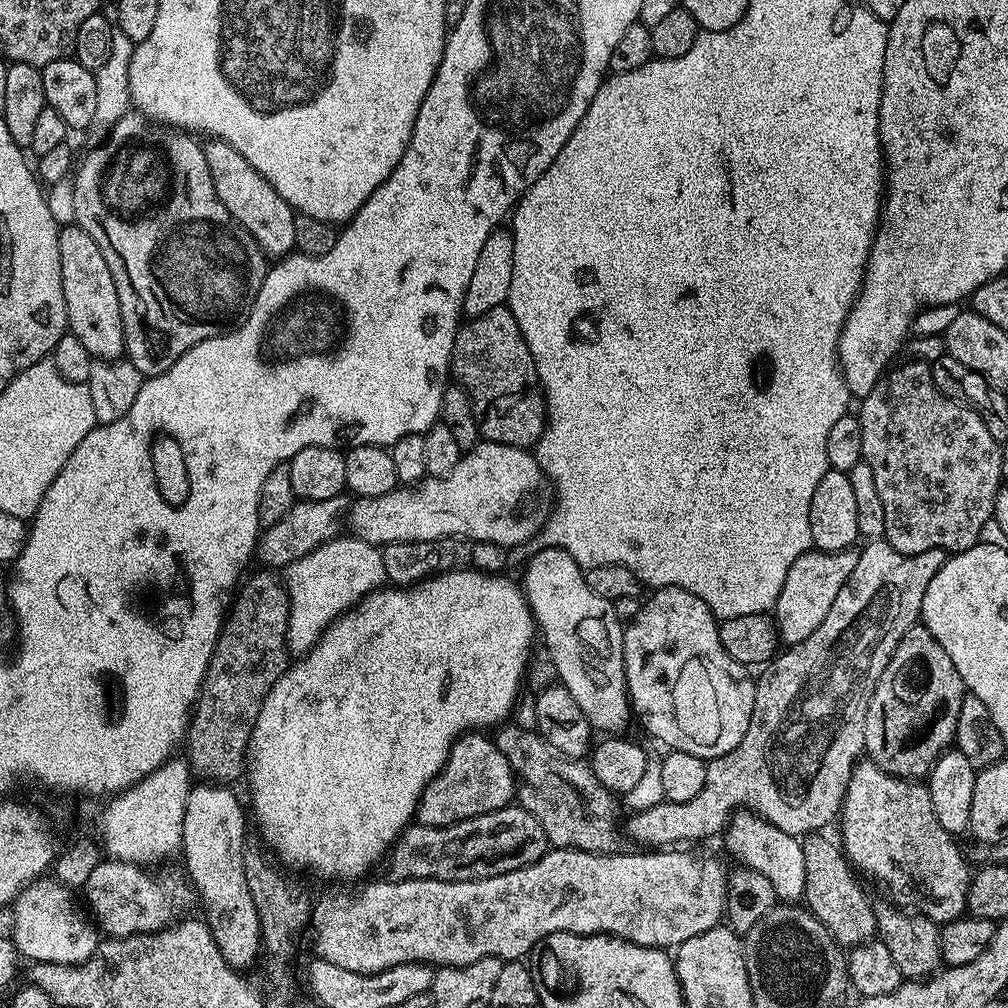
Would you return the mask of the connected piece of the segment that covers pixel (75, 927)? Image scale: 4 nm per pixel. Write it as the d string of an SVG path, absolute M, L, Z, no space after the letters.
M41 878L21 890L16 897L10 908L13 920L10 938L25 961L38 964L81 964L96 953L96 947L102 943L101 933L86 915L85 909L76 905L72 895L73 889L59 880Z

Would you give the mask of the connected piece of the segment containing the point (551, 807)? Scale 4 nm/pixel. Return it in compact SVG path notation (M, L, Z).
M505 722L495 732L498 750L506 754L512 773L516 775L515 799L519 807L538 818L552 848L577 848L583 852L621 851L621 829L619 832L615 822L604 812L588 813L579 790L556 769L557 753L552 751L539 731L522 728L515 722Z

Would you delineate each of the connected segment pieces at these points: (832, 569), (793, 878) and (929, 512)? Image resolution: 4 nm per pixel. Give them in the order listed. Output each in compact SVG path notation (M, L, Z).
M852 548L841 552L809 550L796 559L794 566L790 566L790 574L786 574L783 580L782 594L778 594L774 609L776 630L785 645L802 642L810 638L814 630L818 630L818 625L822 623L822 618L826 618L830 606L834 606L838 590L842 590L842 586L846 586L846 578L854 574L856 558L857 553Z
M740 810L728 821L728 827L722 836L723 840L729 854L737 856L743 867L758 870L758 874L770 878L770 886L774 886L777 901L803 901L806 864L804 845L797 837L778 830L769 820L762 819L757 813Z
M912 358L908 362L909 364L900 365L897 363L891 370L885 371L880 382L874 386L874 390L870 390L870 394L866 394L859 401L858 415L862 426L863 463L868 464L870 471L874 473L874 486L878 486L878 498L882 498L882 510L886 510L886 530L883 539L888 541L891 548L907 556L939 548L949 554L965 552L967 548L973 548L980 543L982 526L986 526L986 522L993 519L996 511L996 495L1002 487L1002 466L1006 463L1006 456L1000 453L1001 441L996 440L994 434L990 434L983 416L976 409L969 408L967 404L962 404L959 400L952 400L946 394L942 394L942 390L938 390L932 377L932 365L929 361Z

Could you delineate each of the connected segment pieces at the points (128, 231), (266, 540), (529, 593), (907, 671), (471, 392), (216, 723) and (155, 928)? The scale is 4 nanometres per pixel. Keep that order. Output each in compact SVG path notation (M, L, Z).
M129 110L118 123L112 127L106 139L97 148L92 148L84 157L79 157L70 183L74 194L74 214L76 223L94 242L98 242L98 250L102 250L102 258L110 266L110 274L114 274L114 286L118 290L118 302L122 306L122 326L124 327L124 351L127 359L144 375L161 376L186 350L190 350L198 342L206 342L224 332L233 332L250 314L254 306L254 298L262 286L264 276L270 264L258 242L236 219L222 206L218 194L214 190L214 182L210 178L210 166L206 166L206 154L199 139L189 133L171 126L153 126L142 112Z
M344 494L330 498L329 500L300 500L282 519L267 525L267 527L261 531L258 537L255 555L258 557L258 560L260 556L261 562L264 563L261 565L267 566L269 569L287 569L288 565L298 562L298 558L306 558L306 554L310 554L310 550L322 546L328 540L335 540L341 531L342 521L345 519L349 507L349 497Z
M541 548L533 551L527 557L528 565L524 568L524 580L522 579L522 587L524 596L528 599L528 605L532 611L532 616L536 619L537 629L542 633L542 644L550 650L550 658L554 658L554 666L558 666L559 683L564 688L570 690L570 694L574 694L574 702L578 702L578 706L582 706L582 714L586 714L586 718L591 722L593 729L604 731L604 734L620 734L625 730L628 719L633 719L634 713L628 698L628 687L626 686L626 670L624 669L624 628L622 621L616 616L616 610L613 601L602 598L602 594L594 594L594 590L590 590L590 586L584 577L585 569L578 566L578 562L574 562L574 558L570 558L570 554L566 554L566 550L561 548Z
M916 623L913 628L906 630L906 634L898 642L898 646L894 650L894 654L890 658L890 662L886 666L886 670L882 674L882 678L878 682L878 686L874 690L874 694L868 703L866 710L866 730L864 731L864 752L867 759L873 760L882 770L886 770L895 776L905 778L924 778L927 777L928 771L934 766L934 762L948 751L950 745L956 739L956 727L958 726L958 710L962 710L962 698L966 695L966 689L962 678L958 678L958 670L954 670L954 662L950 662L950 654L946 654L946 650L942 650L942 646L938 646L938 642L934 638L934 634L930 634L930 630L925 628L923 623Z
M507 306L469 319L456 334L451 375L472 400L481 437L515 448L531 449L544 432L546 401L538 370L518 330L518 322Z
M260 571L264 572L256 572L252 577L249 575L235 593L224 628L220 631L220 641L216 643L216 649L208 663L204 685L200 687L200 695L196 697L188 725L187 759L199 775L200 772L204 775L201 777L212 782L232 782L228 780L236 780L239 776L241 779L245 775L248 744L252 740L252 731L262 710L262 702L274 686L274 682L278 682L280 675L287 672L290 667L288 615L292 604L288 600L288 589L275 571Z
M101 859L82 887L82 894L92 907L91 915L99 931L108 938L137 936L147 932L158 932L169 927L185 915L194 900L194 888L183 871L173 876L155 876L155 871L138 864L127 864L121 860Z

